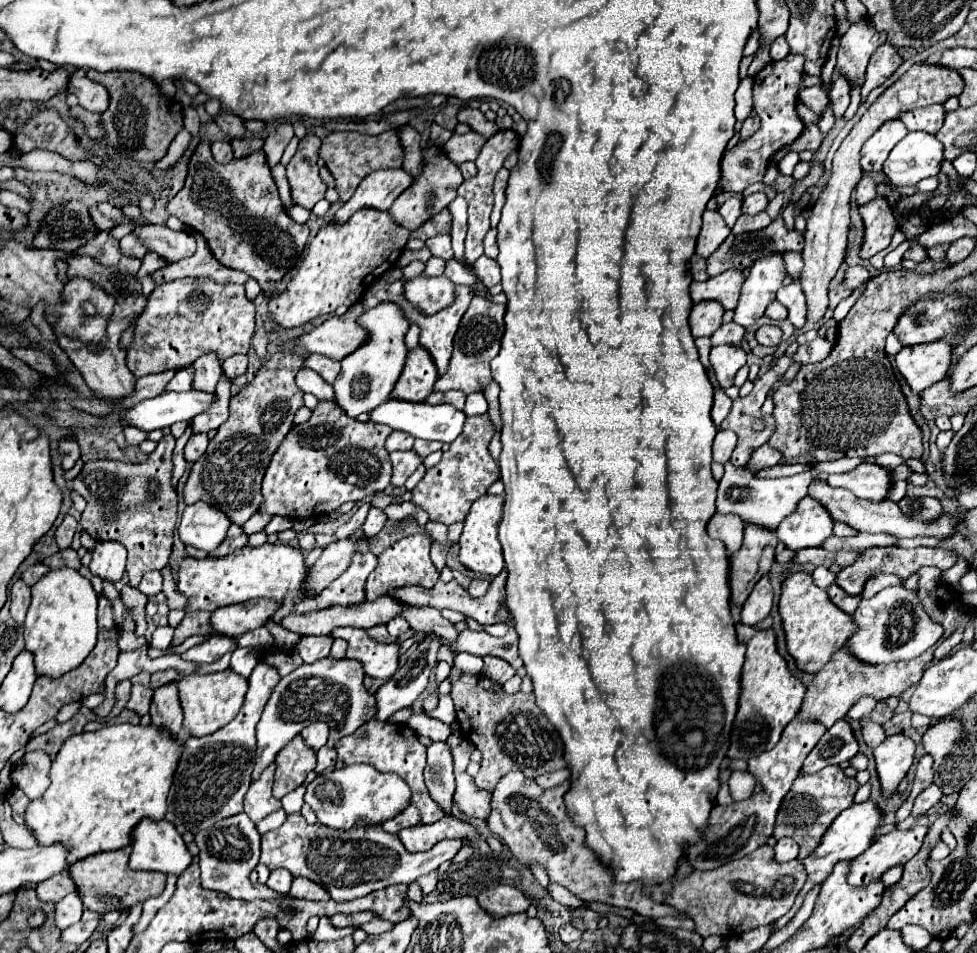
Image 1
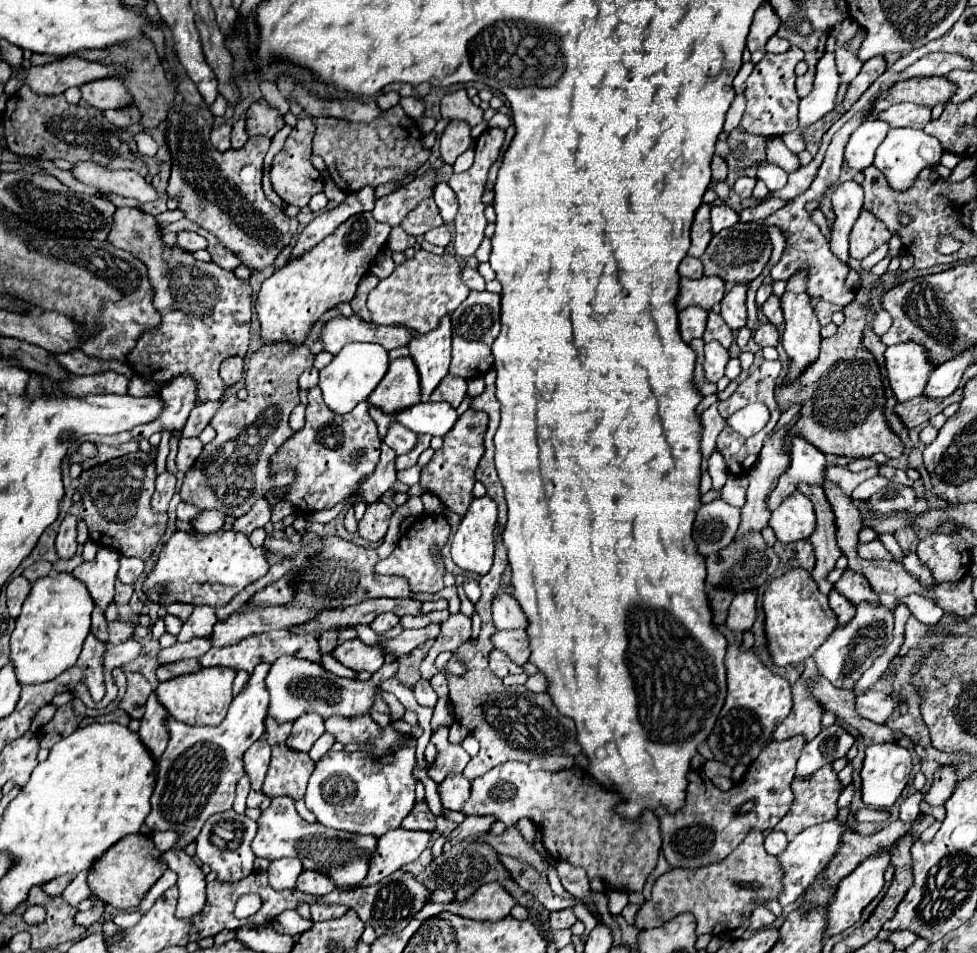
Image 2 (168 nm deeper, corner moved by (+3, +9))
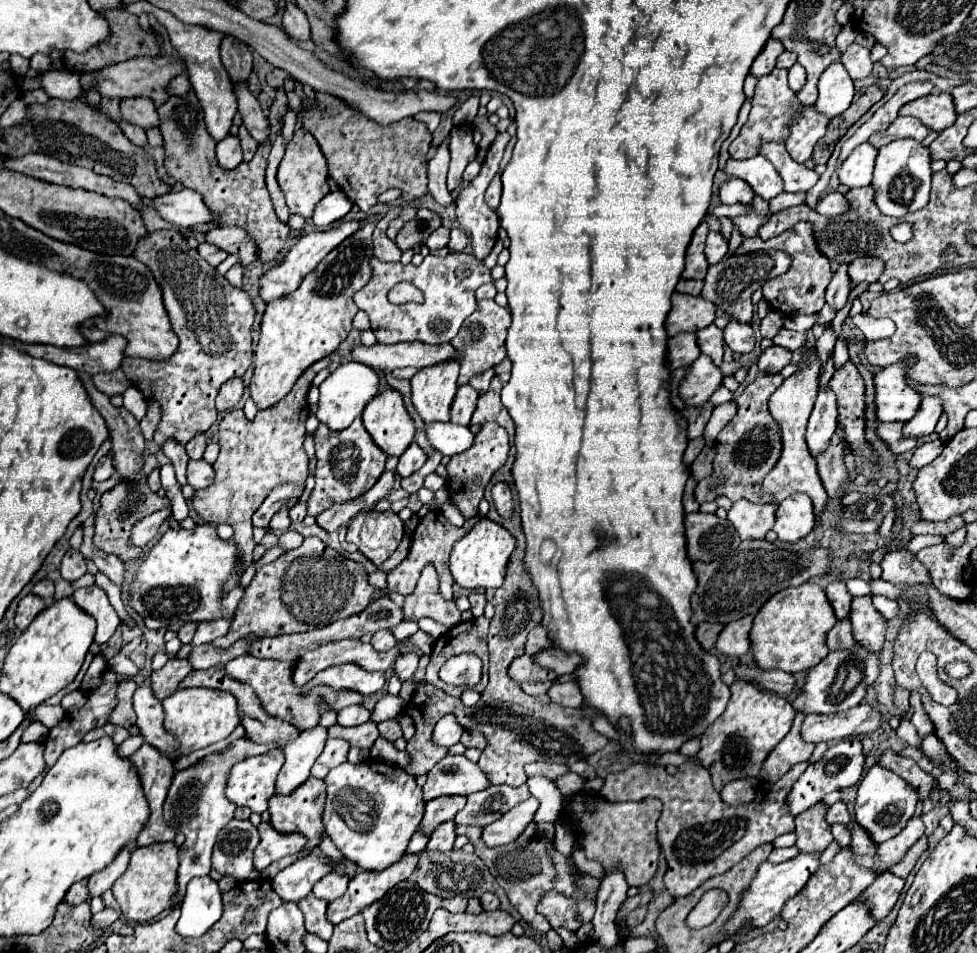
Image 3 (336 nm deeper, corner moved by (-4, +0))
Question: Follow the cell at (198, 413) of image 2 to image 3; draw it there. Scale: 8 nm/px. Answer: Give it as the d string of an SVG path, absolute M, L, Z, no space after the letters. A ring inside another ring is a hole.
M196 434L196 436L186 444L186 452L188 452L188 456L194 458L194 460L202 458L204 448L206 448L206 434Z

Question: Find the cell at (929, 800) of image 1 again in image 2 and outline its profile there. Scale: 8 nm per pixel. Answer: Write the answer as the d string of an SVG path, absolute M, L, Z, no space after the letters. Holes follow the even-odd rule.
M921 791L909 795L909 797L901 803L901 807L899 807L899 819L901 819L901 821L913 821L913 819L917 819L919 813L921 813L921 809L919 809L921 801L923 801L923 793L921 793Z

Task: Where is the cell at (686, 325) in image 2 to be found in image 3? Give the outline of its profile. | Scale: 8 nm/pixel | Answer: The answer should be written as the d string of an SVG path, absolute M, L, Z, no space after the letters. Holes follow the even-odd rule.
M680 332L668 340L668 362L672 368L692 364L700 356L700 346L694 332Z

